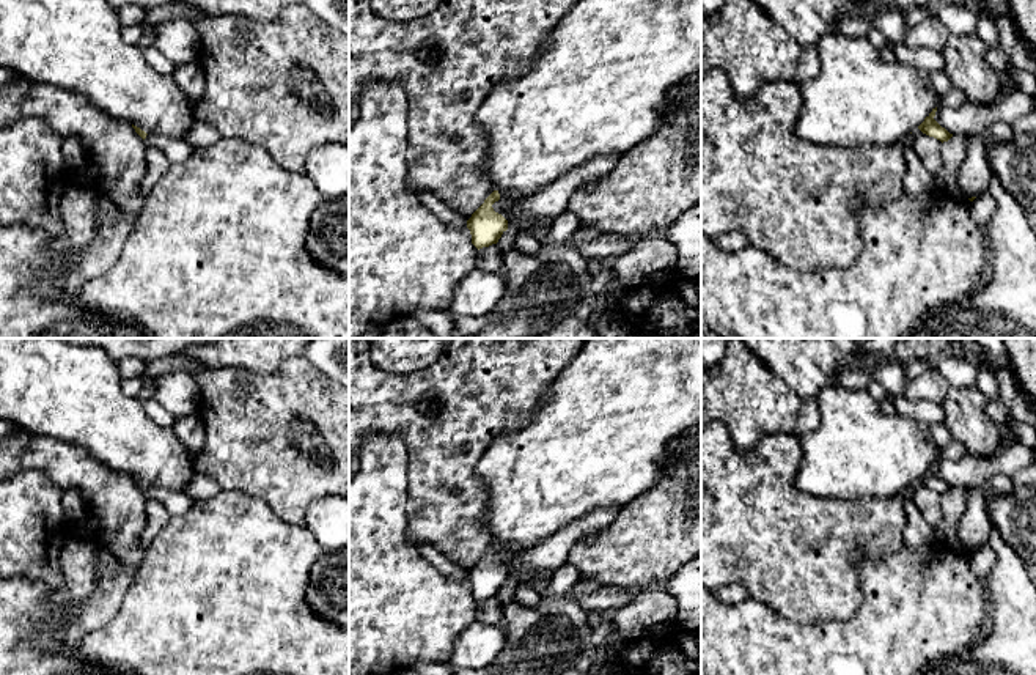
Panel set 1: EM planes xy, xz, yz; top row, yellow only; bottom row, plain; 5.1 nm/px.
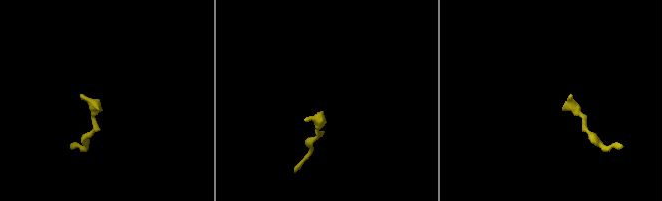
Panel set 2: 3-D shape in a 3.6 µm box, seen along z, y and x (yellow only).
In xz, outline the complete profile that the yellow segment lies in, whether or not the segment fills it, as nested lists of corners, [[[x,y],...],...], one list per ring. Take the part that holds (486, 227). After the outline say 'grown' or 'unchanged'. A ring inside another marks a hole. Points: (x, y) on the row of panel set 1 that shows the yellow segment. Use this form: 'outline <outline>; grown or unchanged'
outline [[[494,190],[472,214],[472,217],[467,220],[467,228],[472,234],[472,244],[478,250],[497,244],[501,234],[508,230],[508,220],[492,208],[492,205],[500,198],[519,201],[525,197],[511,190]]]; grown

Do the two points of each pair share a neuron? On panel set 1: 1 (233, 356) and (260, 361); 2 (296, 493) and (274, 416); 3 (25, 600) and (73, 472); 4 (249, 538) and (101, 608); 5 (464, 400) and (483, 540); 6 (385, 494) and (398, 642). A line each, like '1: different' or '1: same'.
1: same
2: same
3: different
4: different
5: same
6: same

